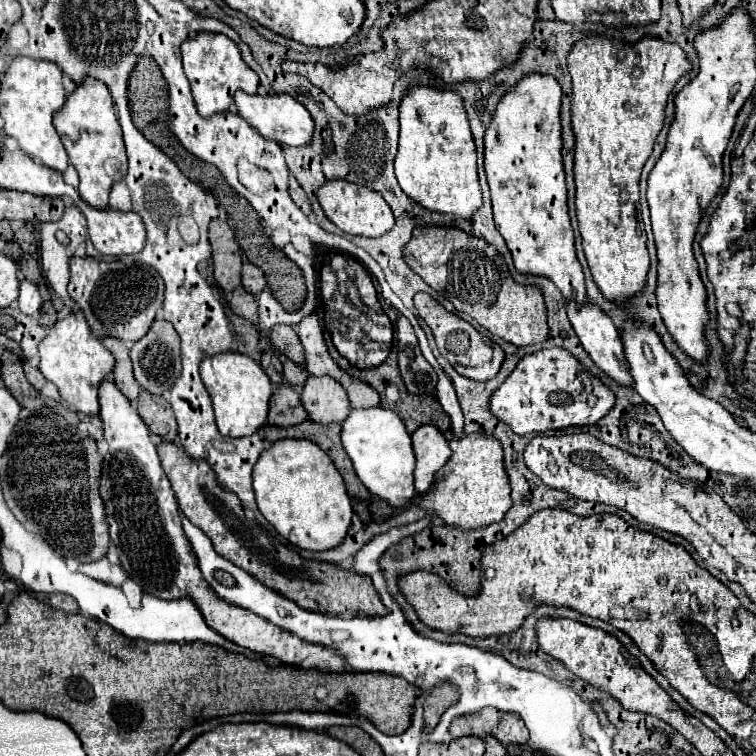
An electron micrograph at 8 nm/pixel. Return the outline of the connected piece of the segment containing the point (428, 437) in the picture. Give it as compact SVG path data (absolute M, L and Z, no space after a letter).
M430 424L420 426L412 434L412 444L416 452L416 492L426 494L436 480L436 472L450 460L452 450L440 430Z

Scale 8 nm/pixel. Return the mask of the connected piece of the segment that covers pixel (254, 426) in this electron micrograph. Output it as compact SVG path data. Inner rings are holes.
M226 352L202 360L200 376L212 398L216 424L222 436L230 438L252 436L258 428L266 424L268 402L272 396L272 382L258 362L238 352Z

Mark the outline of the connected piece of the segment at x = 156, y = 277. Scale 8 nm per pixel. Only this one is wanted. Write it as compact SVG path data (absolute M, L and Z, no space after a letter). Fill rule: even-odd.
M94 258L70 260L68 294L80 306L98 340L118 338L134 344L150 330L164 302L164 280L154 268L126 268L122 262L96 262Z

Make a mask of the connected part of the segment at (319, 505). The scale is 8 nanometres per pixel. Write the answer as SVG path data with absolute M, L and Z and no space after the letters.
M282 440L272 444L254 466L254 492L258 508L274 530L304 550L330 550L342 544L352 524L352 506L344 480L322 448L308 440Z

